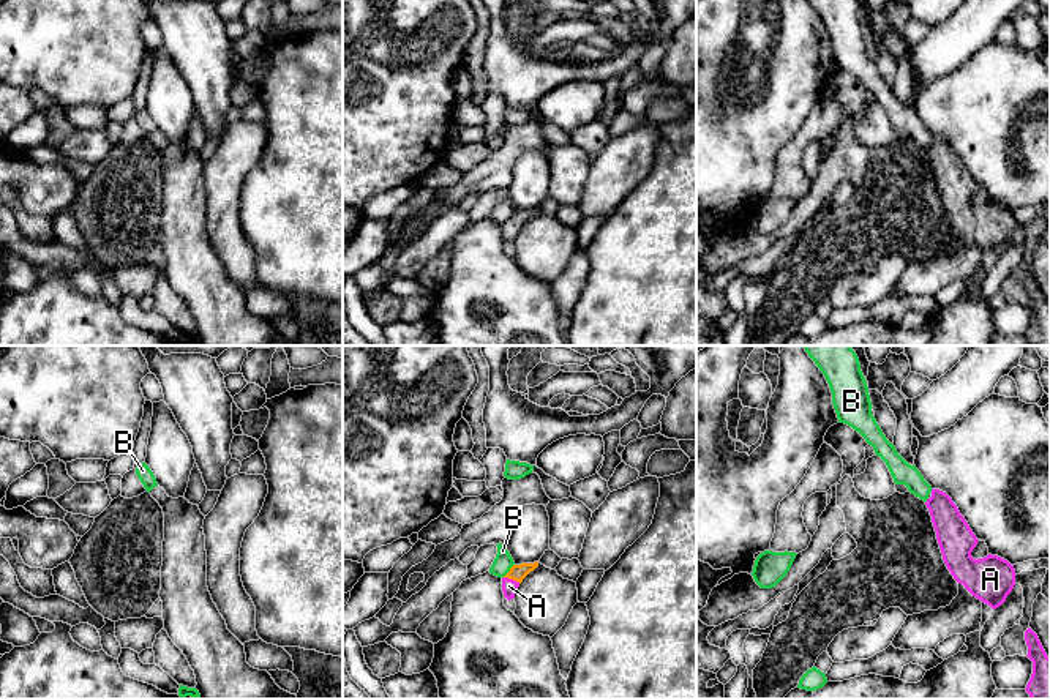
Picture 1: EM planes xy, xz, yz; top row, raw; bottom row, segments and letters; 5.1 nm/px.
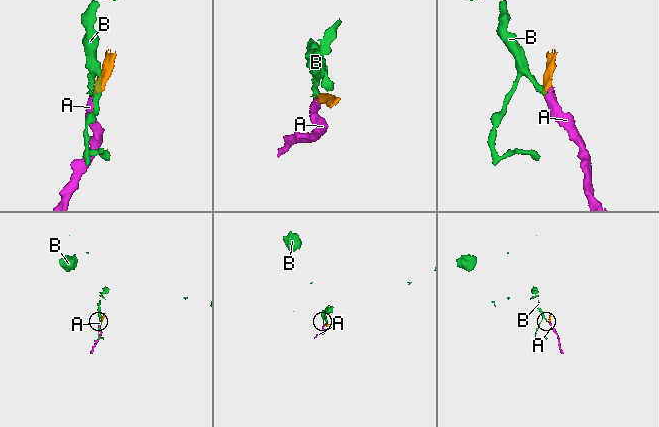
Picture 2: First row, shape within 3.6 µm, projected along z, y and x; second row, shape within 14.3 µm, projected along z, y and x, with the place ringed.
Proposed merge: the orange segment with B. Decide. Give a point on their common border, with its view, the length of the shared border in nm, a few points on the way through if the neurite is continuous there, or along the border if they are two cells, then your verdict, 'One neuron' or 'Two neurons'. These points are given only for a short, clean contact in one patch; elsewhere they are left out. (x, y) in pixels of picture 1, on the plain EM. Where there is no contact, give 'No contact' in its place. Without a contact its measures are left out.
Touches orange at xz (510, 216). Shared border 90 nm. Boundary: xz (513, 210), (502, 223). Two neurons

